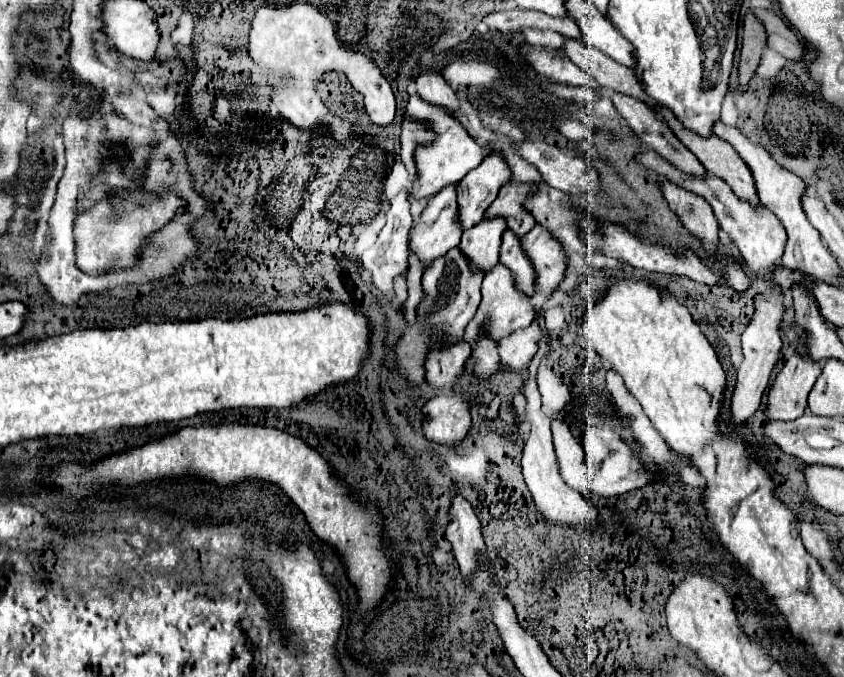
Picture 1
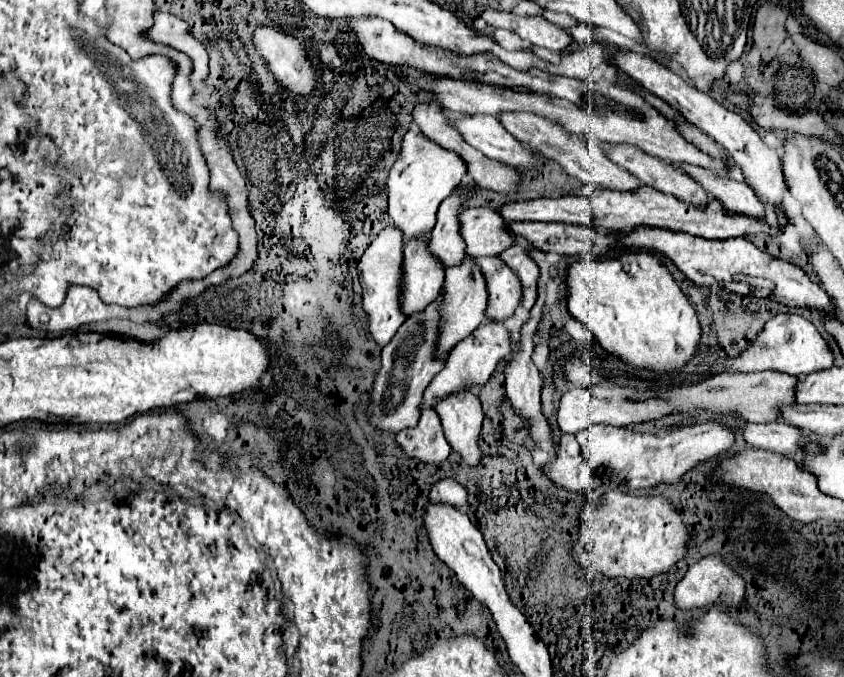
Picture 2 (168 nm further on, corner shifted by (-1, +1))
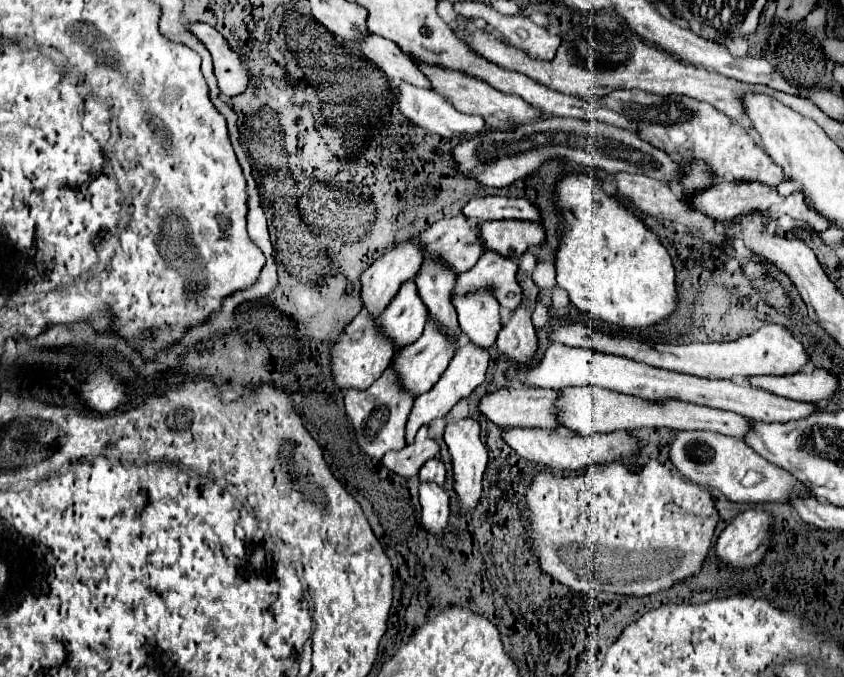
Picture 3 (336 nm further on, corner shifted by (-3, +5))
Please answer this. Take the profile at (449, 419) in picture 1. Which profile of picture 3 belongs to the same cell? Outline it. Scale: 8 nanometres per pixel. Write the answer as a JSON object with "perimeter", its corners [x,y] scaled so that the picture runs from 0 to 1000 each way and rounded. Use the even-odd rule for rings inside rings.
{"perimeter":[[[499,629],[492,650],[489,650],[489,656],[482,656],[475,665],[459,668],[451,682],[463,697],[485,706],[485,703],[494,700],[506,679],[520,674],[520,665],[523,665],[520,653],[508,644],[508,629]]]}

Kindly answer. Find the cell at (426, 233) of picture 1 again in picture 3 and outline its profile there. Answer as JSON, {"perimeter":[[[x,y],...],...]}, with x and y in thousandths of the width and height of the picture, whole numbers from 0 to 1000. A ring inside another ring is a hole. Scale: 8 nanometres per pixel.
{"perimeter":[[[482,414],[459,449],[451,467],[451,487],[466,502],[468,514],[489,508],[499,493],[508,458],[494,431],[494,419]]]}

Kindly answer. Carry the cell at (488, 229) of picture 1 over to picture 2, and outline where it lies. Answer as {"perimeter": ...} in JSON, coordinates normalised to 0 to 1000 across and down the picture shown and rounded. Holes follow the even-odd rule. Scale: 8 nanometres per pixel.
{"perimeter":[[[551,378],[551,387],[541,396],[532,396],[527,405],[525,419],[525,449],[520,455],[520,499],[515,514],[515,529],[525,532],[541,505],[546,505],[551,496],[556,496],[572,473],[575,473],[575,452],[577,452],[577,425],[575,411],[568,405],[568,399],[560,390],[558,378]]]}

